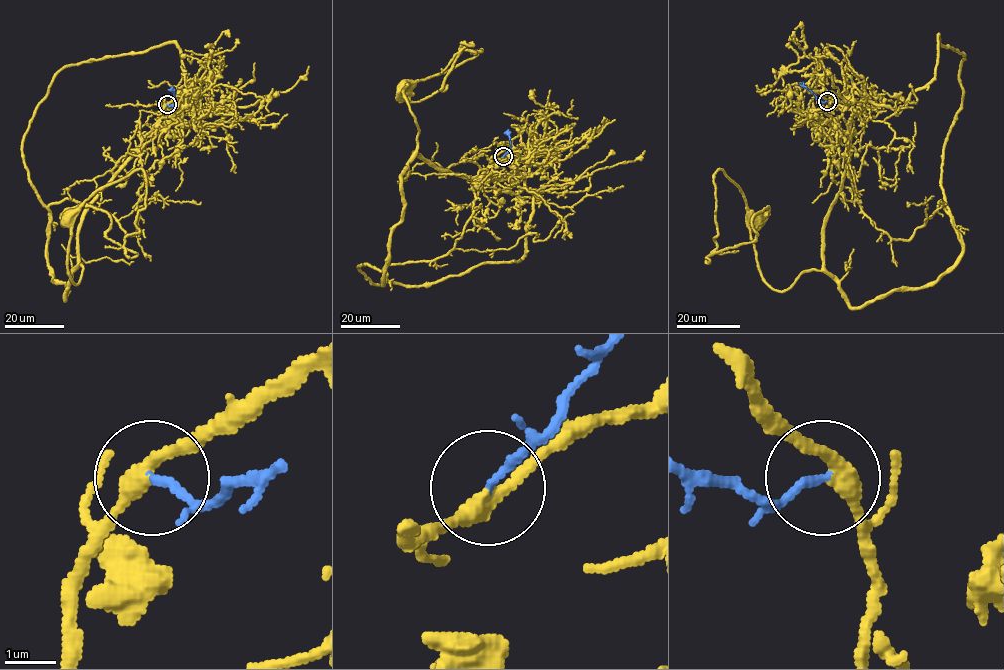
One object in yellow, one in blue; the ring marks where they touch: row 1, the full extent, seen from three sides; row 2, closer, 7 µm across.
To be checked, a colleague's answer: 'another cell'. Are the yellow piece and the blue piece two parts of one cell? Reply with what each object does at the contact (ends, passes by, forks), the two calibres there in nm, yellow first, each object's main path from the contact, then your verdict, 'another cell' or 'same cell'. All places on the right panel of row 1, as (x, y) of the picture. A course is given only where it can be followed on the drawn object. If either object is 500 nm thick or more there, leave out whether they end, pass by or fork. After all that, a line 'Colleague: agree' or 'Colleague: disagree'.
yellow passes by; blue ends there; 320 nm thick on the yellow side, 150 nm on the other; yellow runs (827, 101), (849, 140), (850, 160), (824, 219), (822, 268), (774, 290), (759, 268), (750, 235), (755, 221); blue runs (827, 101), (817, 99), (798, 83); same cell
Colleague: disagree

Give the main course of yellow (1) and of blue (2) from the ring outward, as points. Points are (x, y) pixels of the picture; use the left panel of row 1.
1: (167, 105), (141, 146), (84, 216), (78, 233), (83, 274), (77, 284), (68, 272), (68, 218)
2: (167, 105), (174, 103), (172, 87)

